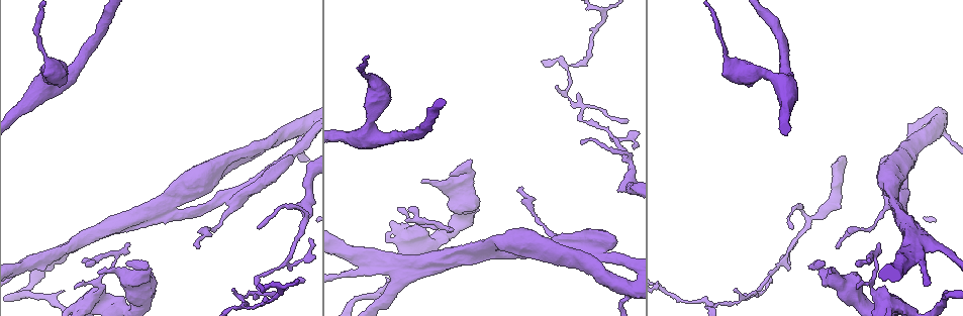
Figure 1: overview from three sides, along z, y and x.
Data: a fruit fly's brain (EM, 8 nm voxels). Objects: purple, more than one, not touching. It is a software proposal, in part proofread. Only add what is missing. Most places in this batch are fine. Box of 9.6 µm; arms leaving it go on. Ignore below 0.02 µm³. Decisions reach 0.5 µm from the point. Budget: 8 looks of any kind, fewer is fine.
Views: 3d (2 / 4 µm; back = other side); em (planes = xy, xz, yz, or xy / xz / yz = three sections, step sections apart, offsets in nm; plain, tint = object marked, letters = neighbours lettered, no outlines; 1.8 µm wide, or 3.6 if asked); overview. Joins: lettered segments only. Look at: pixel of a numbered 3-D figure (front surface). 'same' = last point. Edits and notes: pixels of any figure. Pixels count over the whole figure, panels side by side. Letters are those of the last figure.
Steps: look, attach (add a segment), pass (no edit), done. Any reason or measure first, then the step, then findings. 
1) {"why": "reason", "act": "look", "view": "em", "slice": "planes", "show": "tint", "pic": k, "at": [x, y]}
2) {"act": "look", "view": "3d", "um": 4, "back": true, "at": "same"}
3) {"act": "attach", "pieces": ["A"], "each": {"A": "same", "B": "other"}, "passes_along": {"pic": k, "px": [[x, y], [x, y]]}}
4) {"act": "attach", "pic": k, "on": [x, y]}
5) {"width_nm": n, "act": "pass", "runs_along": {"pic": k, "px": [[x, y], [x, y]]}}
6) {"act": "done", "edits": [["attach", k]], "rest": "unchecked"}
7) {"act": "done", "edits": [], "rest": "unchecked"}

{"why": "sudden change in width", "act": "look", "view": "em", "slice": "xz", "step": 4, "show": "tint", "pic": 1, "at": [305, 215]}

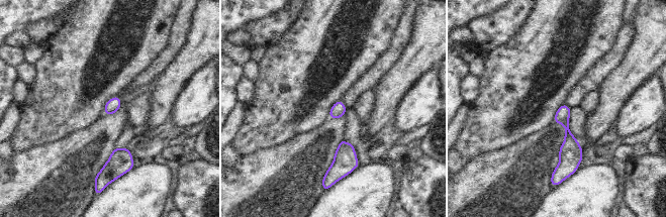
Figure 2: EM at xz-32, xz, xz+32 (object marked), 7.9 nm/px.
{"act": "look", "view": "em", "slice": "xz", "step": 4, "show": "letters", "at": "same"}

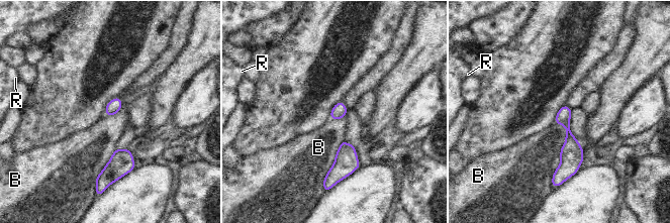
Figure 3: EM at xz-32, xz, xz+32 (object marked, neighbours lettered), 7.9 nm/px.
{"act": "pass", "each": {"B": "other", "R": "other"}, "border": {"pic": 3, "px": [[555, 121], [565, 142], [551, 183]]}, "found": "no lettered segment goes on from it"}

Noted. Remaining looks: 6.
{"why": "closes a loop", "act": "look", "view": "3d", "um": 2, "back": true, "pic": 1, "at": [279, 158]}

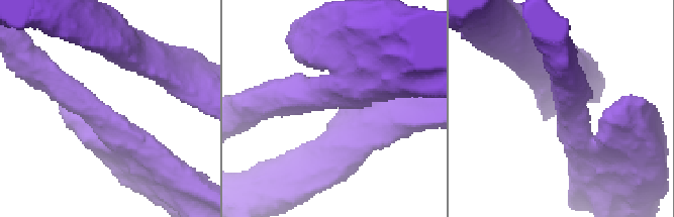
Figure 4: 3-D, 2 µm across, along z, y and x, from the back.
{"why": "need the tissue", "act": "look", "view": "em", "um": 3.6, "slice": "planes", "show": "letters", "pic": 4, "at": [318, 93]}

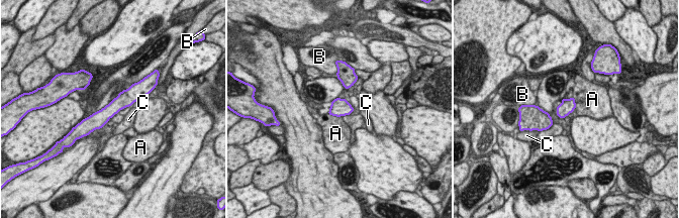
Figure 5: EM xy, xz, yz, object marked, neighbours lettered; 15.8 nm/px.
{"width_nm": 240, "act": "pass", "each": {"A": "other", "B": "other", "C": "other"}, "border": {"pic": 5, "px": [[328, 113], [340, 117]]}, "found": "none of them fits"}

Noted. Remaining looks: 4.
{"why": "free end", "act": "look", "view": "em", "slice": "planes", "show": "tint", "pic": 1, "at": [98, 272]}

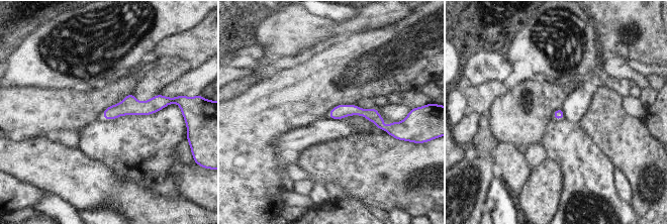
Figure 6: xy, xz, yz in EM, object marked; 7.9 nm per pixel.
{"act": "look", "view": "em", "slice": "planes", "show": "letters", "at": "same"}

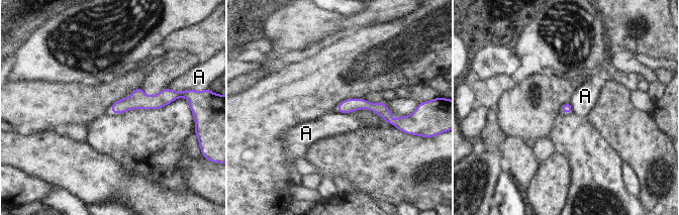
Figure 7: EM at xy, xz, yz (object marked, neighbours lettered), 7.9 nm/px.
{"longest_contact_nm": ["A", 140], "act": "pass", "each": {"A": "other"}, "runs_along": {"pic": 7, "px": [[173, 96], [132, 101], [113, 110]]}, "found": "no lettered segment goes on from it"}

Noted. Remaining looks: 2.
{"act": "done", "edits": [], "rest": "unchecked"}

